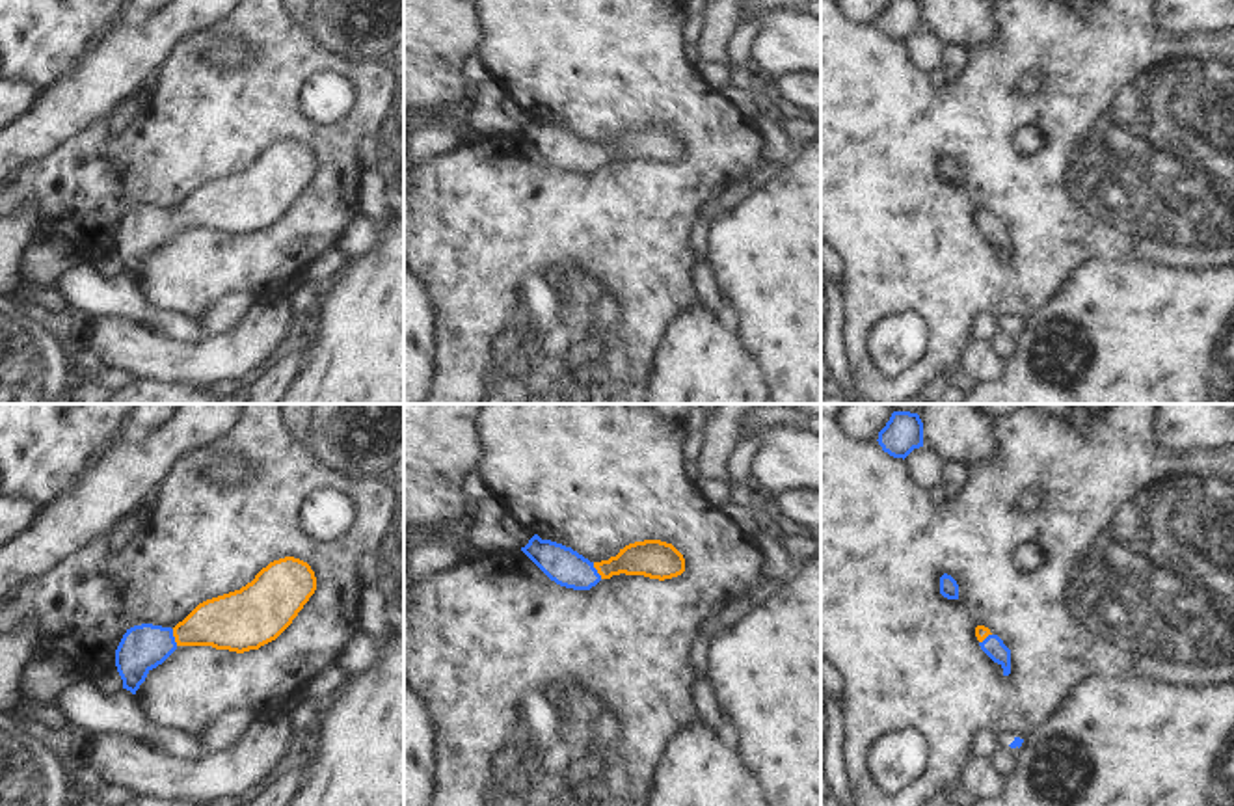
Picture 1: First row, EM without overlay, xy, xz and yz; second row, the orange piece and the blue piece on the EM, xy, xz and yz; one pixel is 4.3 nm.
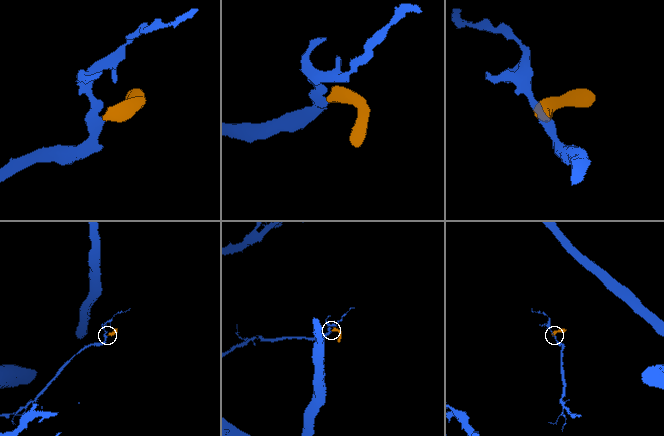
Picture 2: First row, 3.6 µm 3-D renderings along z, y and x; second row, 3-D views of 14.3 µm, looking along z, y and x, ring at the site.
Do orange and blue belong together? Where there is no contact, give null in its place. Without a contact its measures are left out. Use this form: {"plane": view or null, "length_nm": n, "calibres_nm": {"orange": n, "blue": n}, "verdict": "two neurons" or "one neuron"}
{"plane": "xy", "length_nm": 80, "calibres_nm": {"orange": 240, "blue": 200}, "verdict": "one neuron"}

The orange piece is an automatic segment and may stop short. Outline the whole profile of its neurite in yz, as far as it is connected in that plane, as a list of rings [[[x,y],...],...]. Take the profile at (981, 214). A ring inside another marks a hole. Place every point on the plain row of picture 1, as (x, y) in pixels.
[[[977,208],[975,220],[981,233],[1003,251],[1003,259],[1011,257],[1011,233],[1003,227],[998,218],[992,218],[988,210]]]

